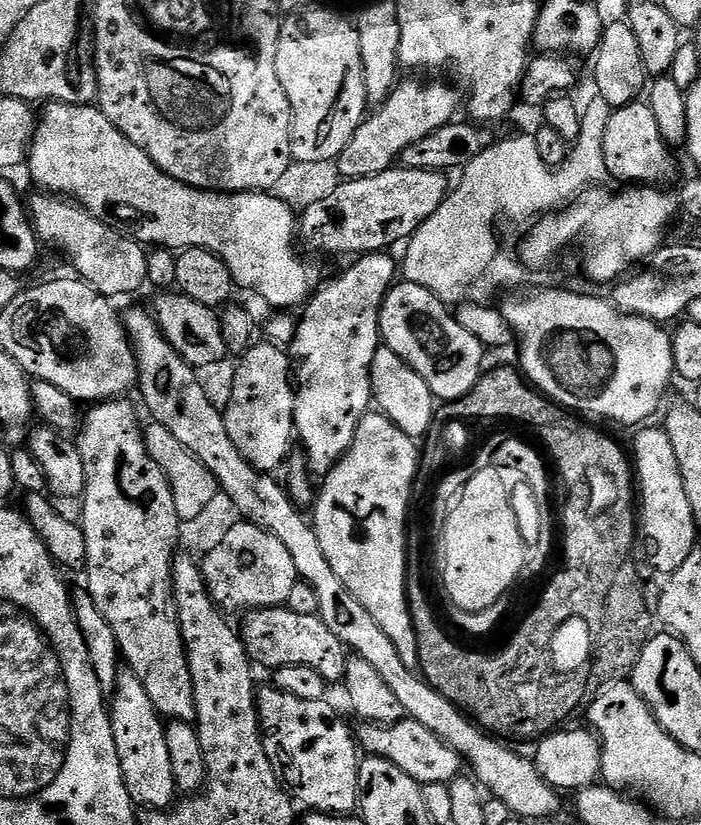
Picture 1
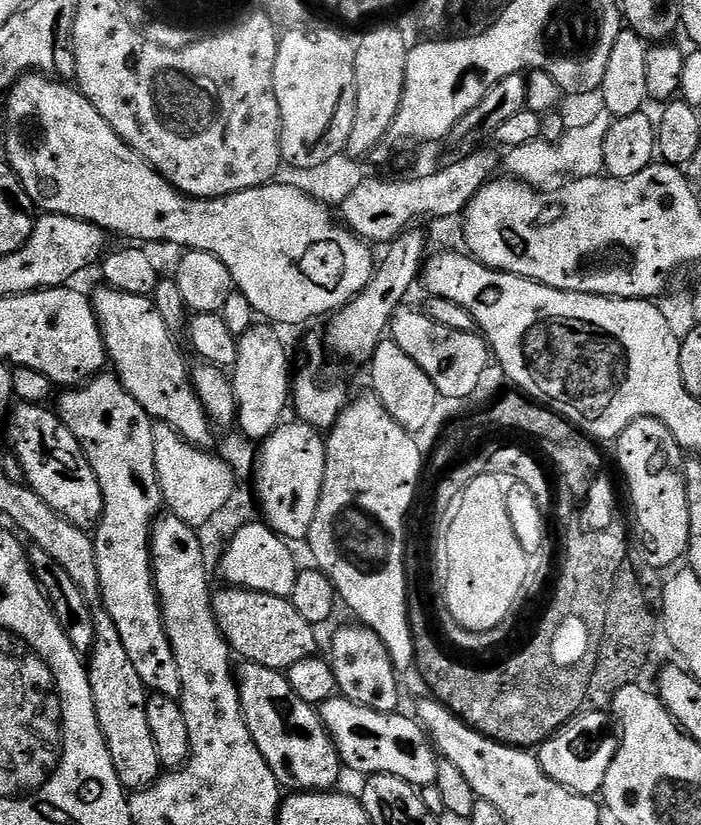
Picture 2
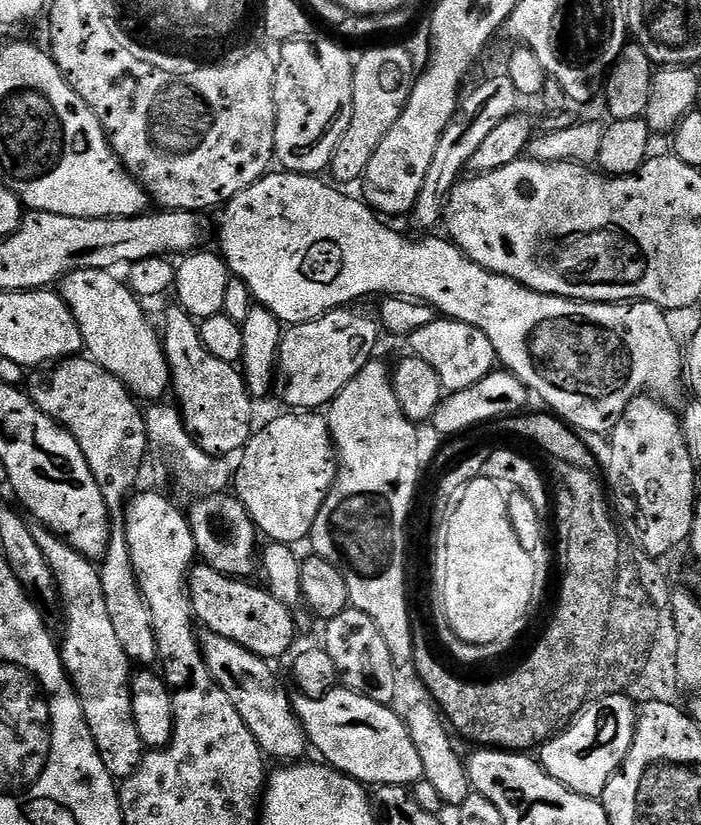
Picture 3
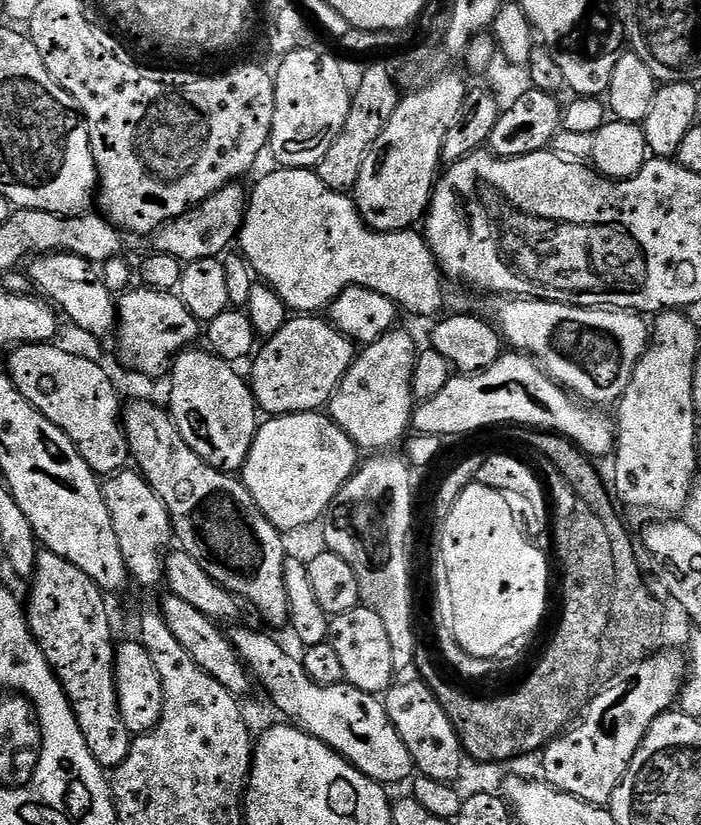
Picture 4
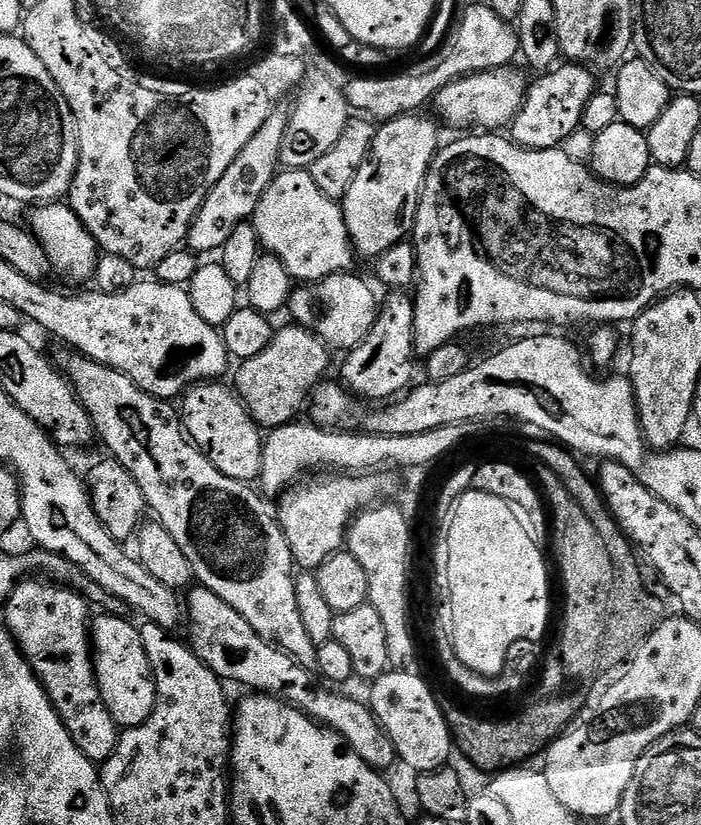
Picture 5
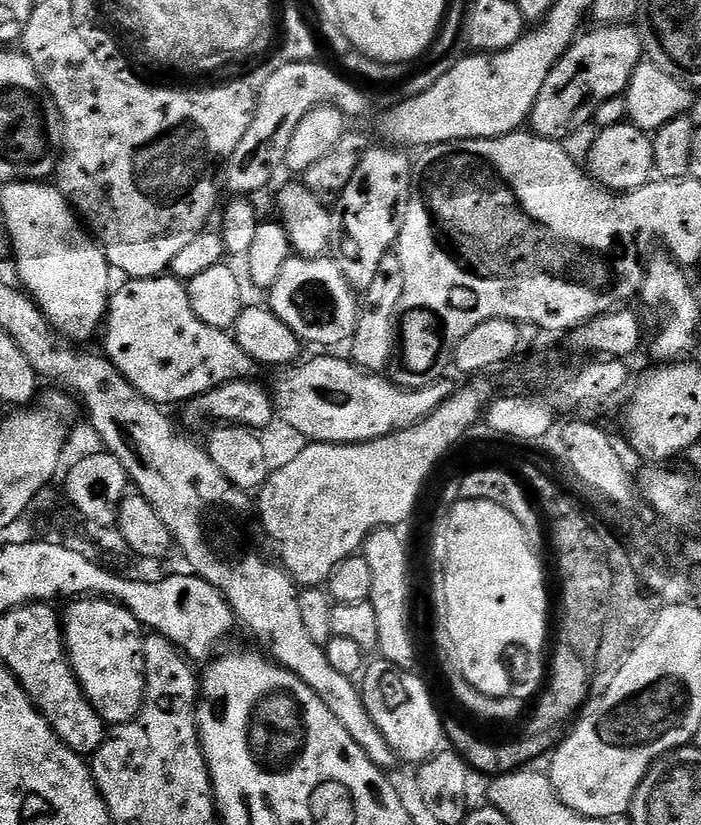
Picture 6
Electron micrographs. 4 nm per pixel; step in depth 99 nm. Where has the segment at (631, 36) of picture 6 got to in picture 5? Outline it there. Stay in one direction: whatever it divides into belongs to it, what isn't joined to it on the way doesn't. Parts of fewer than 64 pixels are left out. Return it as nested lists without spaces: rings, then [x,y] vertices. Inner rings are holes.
[[[564,62],[543,73],[533,84],[531,81],[524,97],[524,104],[510,125],[512,143],[534,150],[561,147],[565,138],[581,127],[584,108],[598,91],[595,78],[597,79],[593,69],[583,64]]]

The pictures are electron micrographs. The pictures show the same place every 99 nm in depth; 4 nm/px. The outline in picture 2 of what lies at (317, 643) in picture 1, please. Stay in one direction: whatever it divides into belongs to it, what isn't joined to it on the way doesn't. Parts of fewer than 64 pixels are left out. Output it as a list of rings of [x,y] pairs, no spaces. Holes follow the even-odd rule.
[[[220,586],[212,593],[212,609],[228,647],[241,661],[287,670],[294,662],[317,655],[317,629],[294,610],[291,599],[252,592],[249,588]]]

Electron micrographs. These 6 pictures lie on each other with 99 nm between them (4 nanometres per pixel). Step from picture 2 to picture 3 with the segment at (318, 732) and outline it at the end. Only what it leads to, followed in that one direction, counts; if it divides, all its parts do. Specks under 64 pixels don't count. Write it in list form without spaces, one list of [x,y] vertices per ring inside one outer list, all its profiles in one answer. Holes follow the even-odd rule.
[[[207,630],[199,633],[200,649],[204,661],[218,686],[226,690],[226,698],[234,702],[234,710],[242,714],[242,722],[254,734],[260,744],[260,751],[265,757],[272,756],[276,762],[288,762],[300,758],[304,751],[309,751],[308,735],[292,708],[290,692],[280,685],[278,677],[272,673],[273,665],[258,654],[246,650],[246,646],[238,646],[238,642],[230,642],[230,638],[222,638],[222,634],[214,634]],[[292,756],[292,757],[291,757]]]

